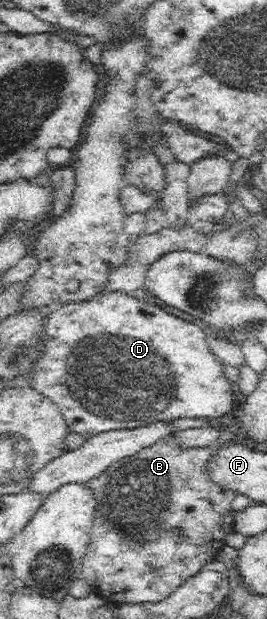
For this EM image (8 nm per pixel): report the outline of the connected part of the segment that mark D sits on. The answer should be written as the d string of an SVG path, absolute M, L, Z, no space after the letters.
M105 289L103 293L91 298L91 302L67 303L44 312L41 326L35 332L35 338L31 338L32 342L35 343L35 348L40 349L36 352L36 356L30 358L28 370L23 372L22 377L24 384L47 397L47 400L51 401L51 404L59 409L59 414L63 417L63 421L67 423L67 428L75 432L81 432L89 437L99 433L110 433L112 430L144 427L161 421L167 423L176 418L202 417L208 420L218 419L219 416L223 416L223 414L232 410L231 381L222 373L223 366L221 366L217 356L212 353L209 345L205 344L206 339L207 336L195 323L184 321L168 313L160 305L148 304L144 301L144 298L137 299L119 290Z

